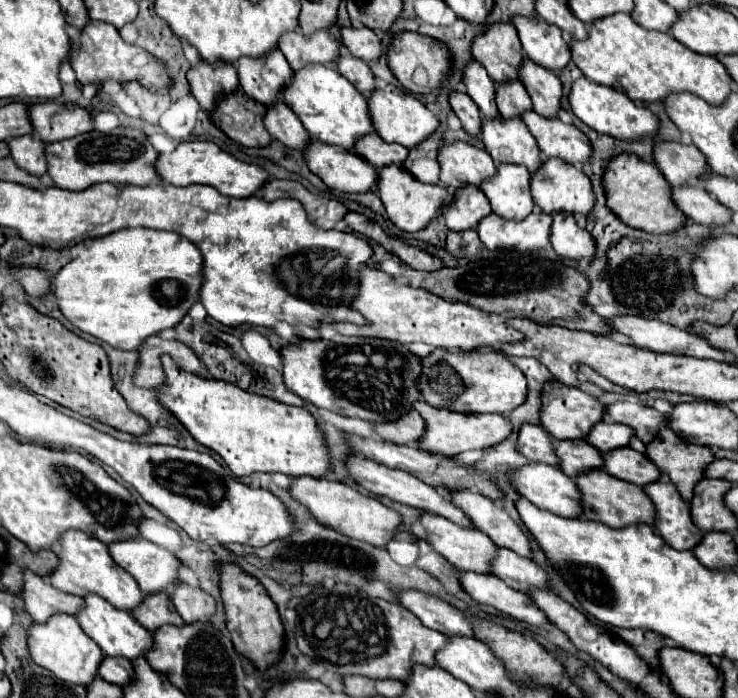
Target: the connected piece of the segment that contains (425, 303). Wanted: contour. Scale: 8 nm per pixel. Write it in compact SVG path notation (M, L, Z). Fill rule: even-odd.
M362 268L360 270L360 286L358 294L350 304L352 310L360 312L368 324L356 326L348 322L332 324L340 334L346 336L368 336L368 338L382 338L392 340L398 344L408 342L426 342L434 348L462 348L462 350L474 350L482 344L488 344L496 348L500 342L516 342L522 338L522 334L506 324L502 320L492 320L492 314L480 312L468 304L458 302L446 302L436 294L430 294L422 288L412 288L408 284L398 284L392 276L388 276L382 270L376 268Z

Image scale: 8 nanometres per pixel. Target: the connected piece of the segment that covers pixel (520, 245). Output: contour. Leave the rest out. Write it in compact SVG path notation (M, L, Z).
M534 210L524 222L508 222L498 214L490 214L476 228L488 250L516 248L520 252L536 252L550 246L552 216Z

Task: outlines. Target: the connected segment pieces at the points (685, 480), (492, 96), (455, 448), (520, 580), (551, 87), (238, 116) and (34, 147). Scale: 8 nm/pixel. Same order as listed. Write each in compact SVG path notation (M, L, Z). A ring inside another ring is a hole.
M662 426L660 432L656 434L656 438L646 444L646 456L650 462L654 462L654 466L664 474L668 476L668 480L676 486L676 490L680 492L680 496L688 502L692 498L692 490L696 486L696 482L704 476L704 470L706 466L714 460L714 454L712 454L712 448L708 446L696 446L696 444L690 444L690 442L684 442L678 434L674 434L668 426Z
M476 60L464 68L464 84L466 92L470 92L468 96L476 102L484 118L500 118L500 110L496 106L496 82L492 82L492 78Z
M420 400L414 402L412 408L418 410L418 414L426 422L426 430L418 440L418 448L424 452L430 452L430 454L454 456L464 450L484 450L484 448L490 448L490 446L502 442L504 438L508 438L508 434L512 430L510 422L500 414L460 414L460 412L452 412L452 410L432 408Z
M496 548L490 568L494 576L520 592L528 592L530 588L546 588L546 574L542 568L538 568L530 558L524 558L508 548Z
M526 58L524 66L520 68L520 82L526 86L532 98L534 112L538 112L544 118L558 118L558 112L562 108L562 82L554 72Z
M238 90L236 94L222 98L210 118L222 132L242 146L268 146L272 136L264 130L264 114L266 108L260 102Z
M32 134L16 136L8 142L8 148L10 148L10 156L18 168L26 170L32 176L46 174L44 154L40 154L40 150L44 148L44 142L40 142L36 136L32 136Z

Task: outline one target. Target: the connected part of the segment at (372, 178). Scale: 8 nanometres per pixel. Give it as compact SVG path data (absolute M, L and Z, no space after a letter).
M312 142L306 150L306 160L308 168L332 190L370 192L378 184L378 170L354 152Z

